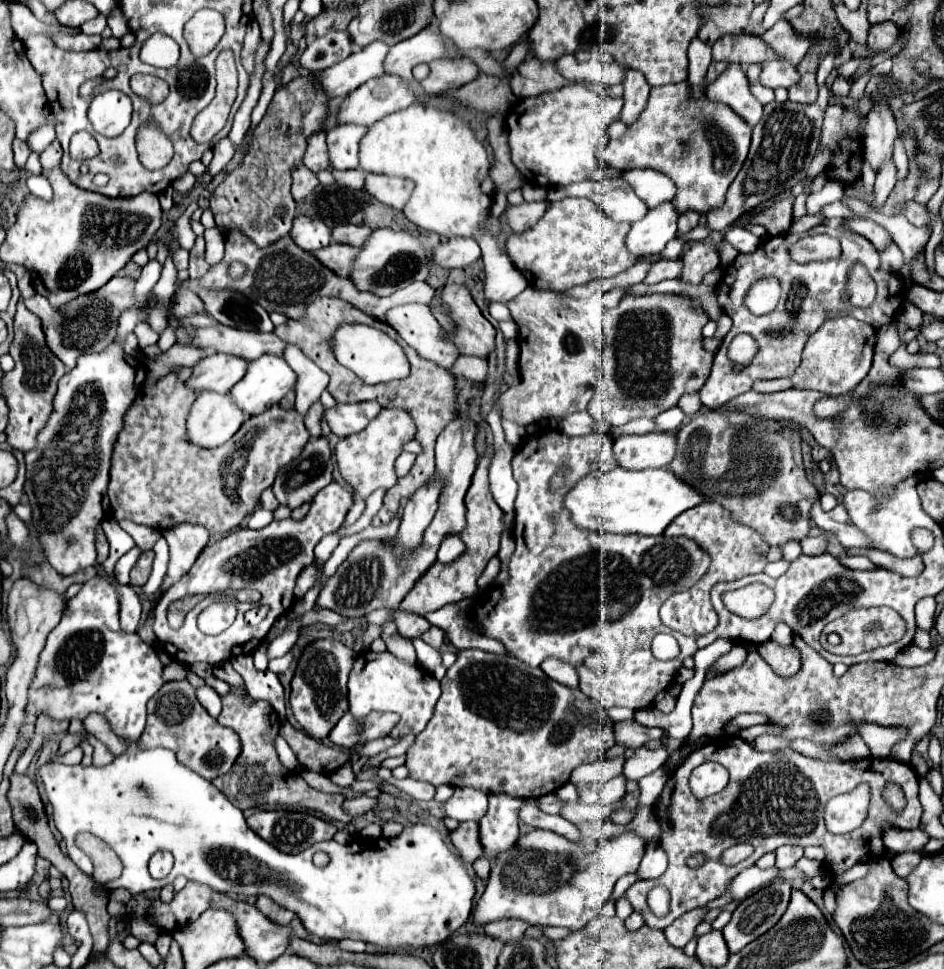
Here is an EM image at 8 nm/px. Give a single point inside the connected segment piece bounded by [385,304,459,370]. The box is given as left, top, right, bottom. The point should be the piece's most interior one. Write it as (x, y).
(415, 323)

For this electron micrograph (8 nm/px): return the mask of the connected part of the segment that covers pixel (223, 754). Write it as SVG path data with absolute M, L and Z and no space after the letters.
M189 680L167 682L155 698L147 704L147 726L141 734L139 748L169 748L177 754L177 760L201 774L205 780L213 780L231 770L235 758L241 752L241 740L231 728L223 728L215 718L203 710L195 696L195 688Z

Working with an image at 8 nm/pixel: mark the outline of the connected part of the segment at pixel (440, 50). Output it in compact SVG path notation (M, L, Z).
M421 30L419 34L395 44L387 56L387 74L397 74L405 80L413 80L413 66L421 62L433 62L445 58L449 46L435 30Z

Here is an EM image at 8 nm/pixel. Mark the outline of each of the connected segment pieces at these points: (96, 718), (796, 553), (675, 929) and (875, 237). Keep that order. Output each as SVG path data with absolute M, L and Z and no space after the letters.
M89 714L85 720L83 720L83 726L87 732L91 732L95 738L99 738L113 754L121 754L121 750L125 748L121 744L121 740L115 736L115 732L111 730L107 718L103 714Z
M787 542L781 546L781 550L783 550L783 558L789 562L793 562L801 556L801 544L799 542Z
M691 910L691 912L683 914L683 918L677 918L673 924L669 924L663 930L667 942L671 942L677 948L683 948L695 936L695 928L701 922L703 914L705 914L705 910Z
M853 218L853 220L849 220L847 224L849 224L849 228L851 228L853 232L857 232L857 234L865 236L867 240L871 240L873 246L875 246L879 252L883 252L883 250L893 242L893 236L891 236L883 226L879 226L879 224L873 222L873 220Z

